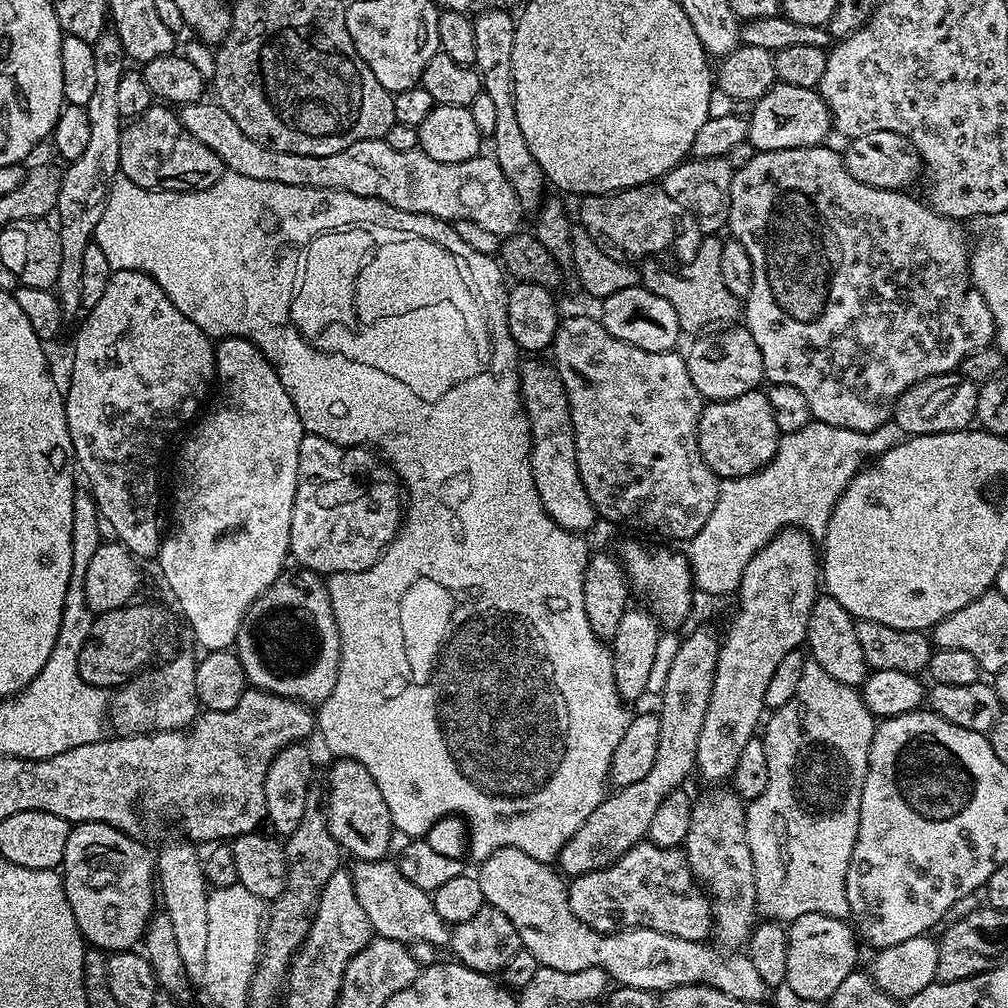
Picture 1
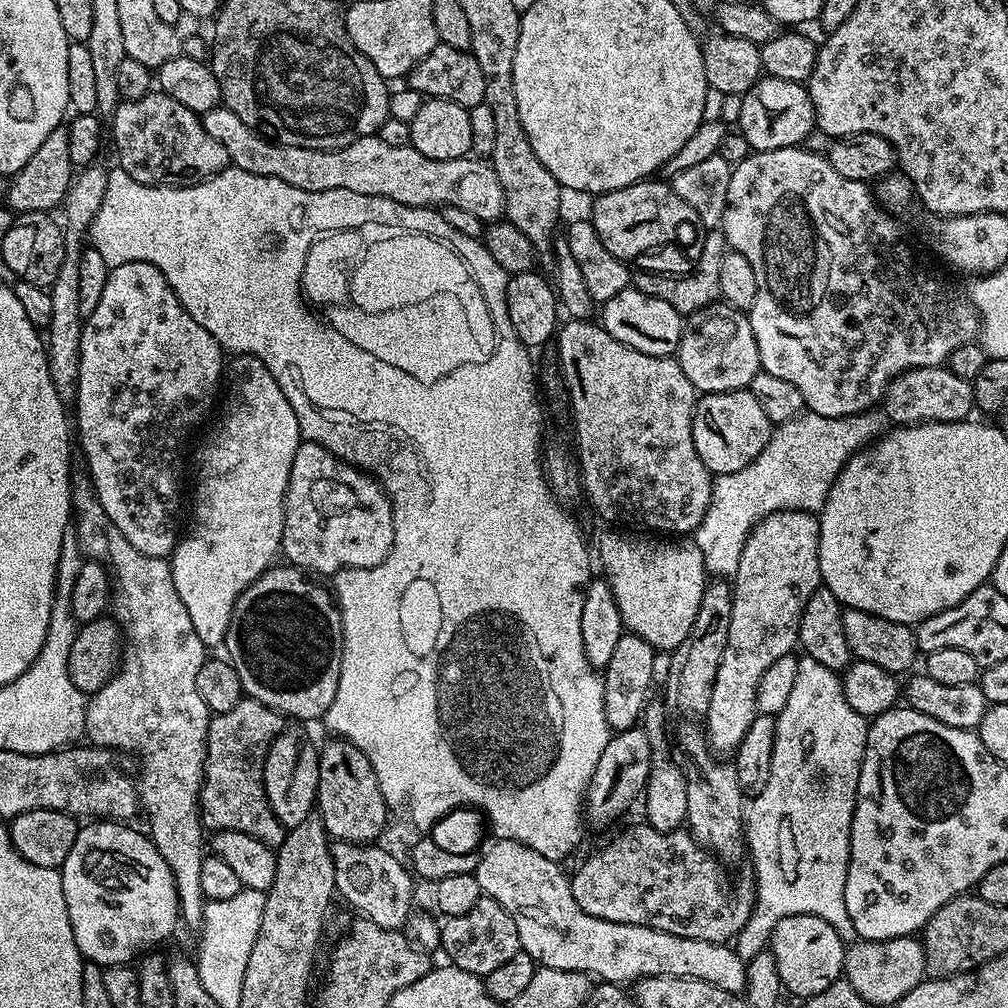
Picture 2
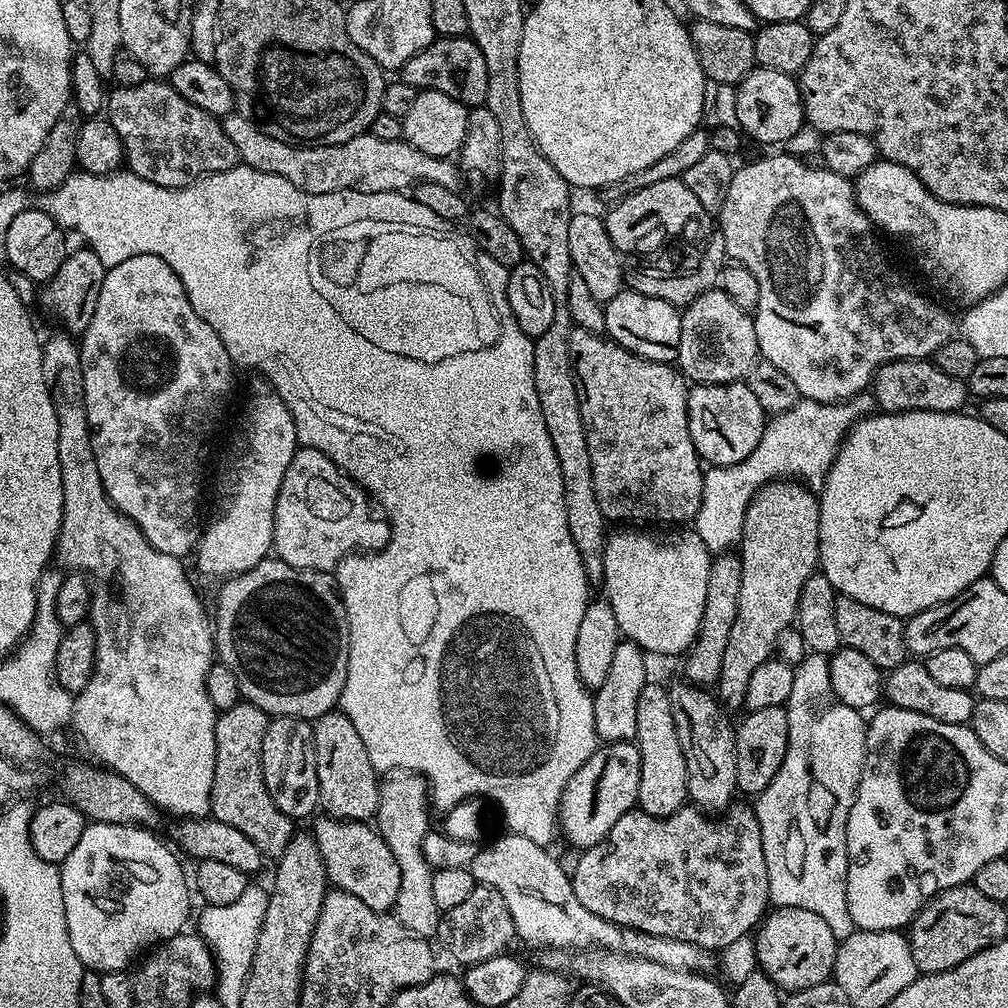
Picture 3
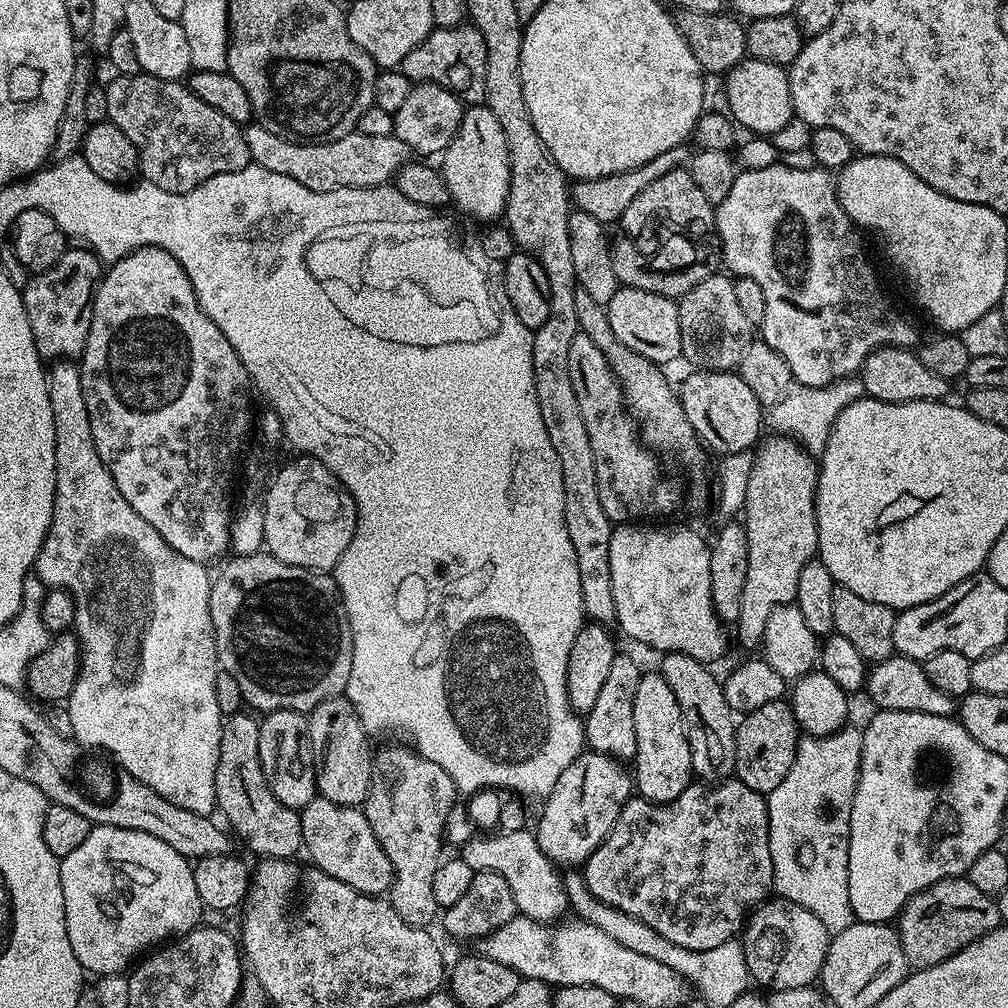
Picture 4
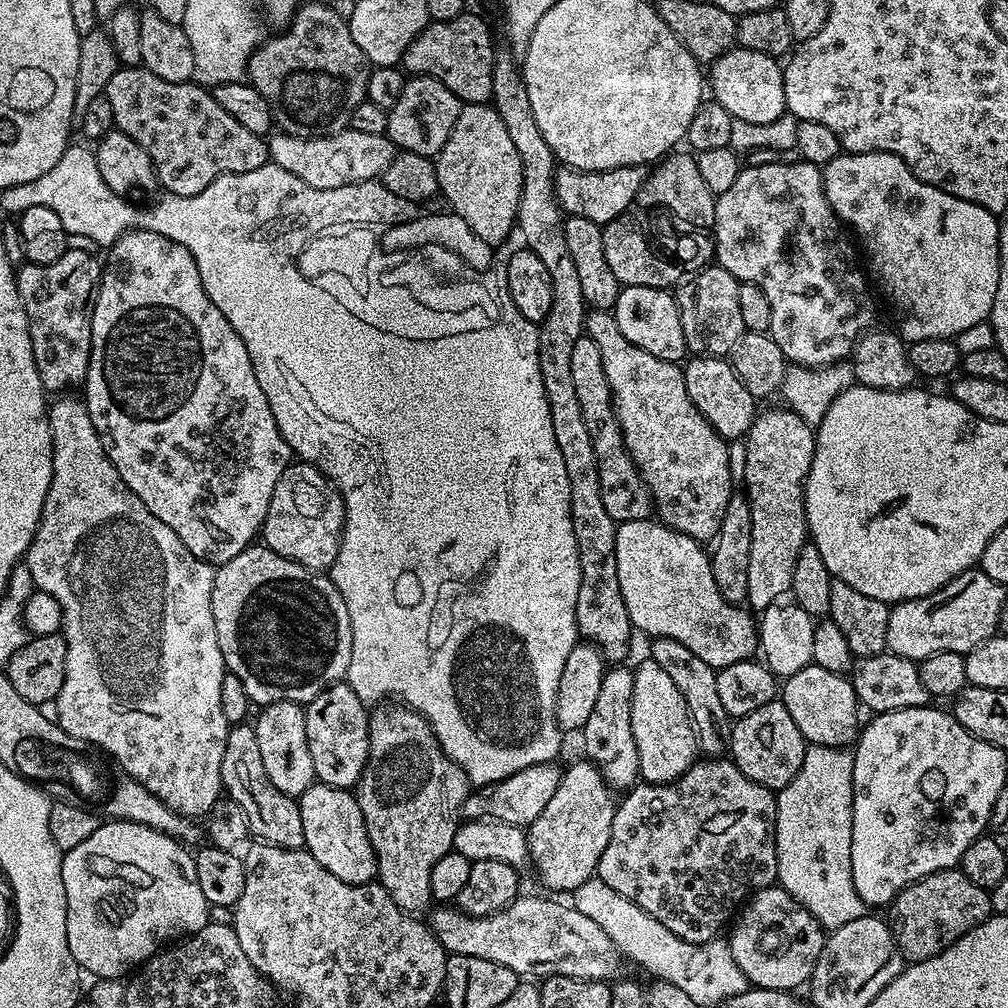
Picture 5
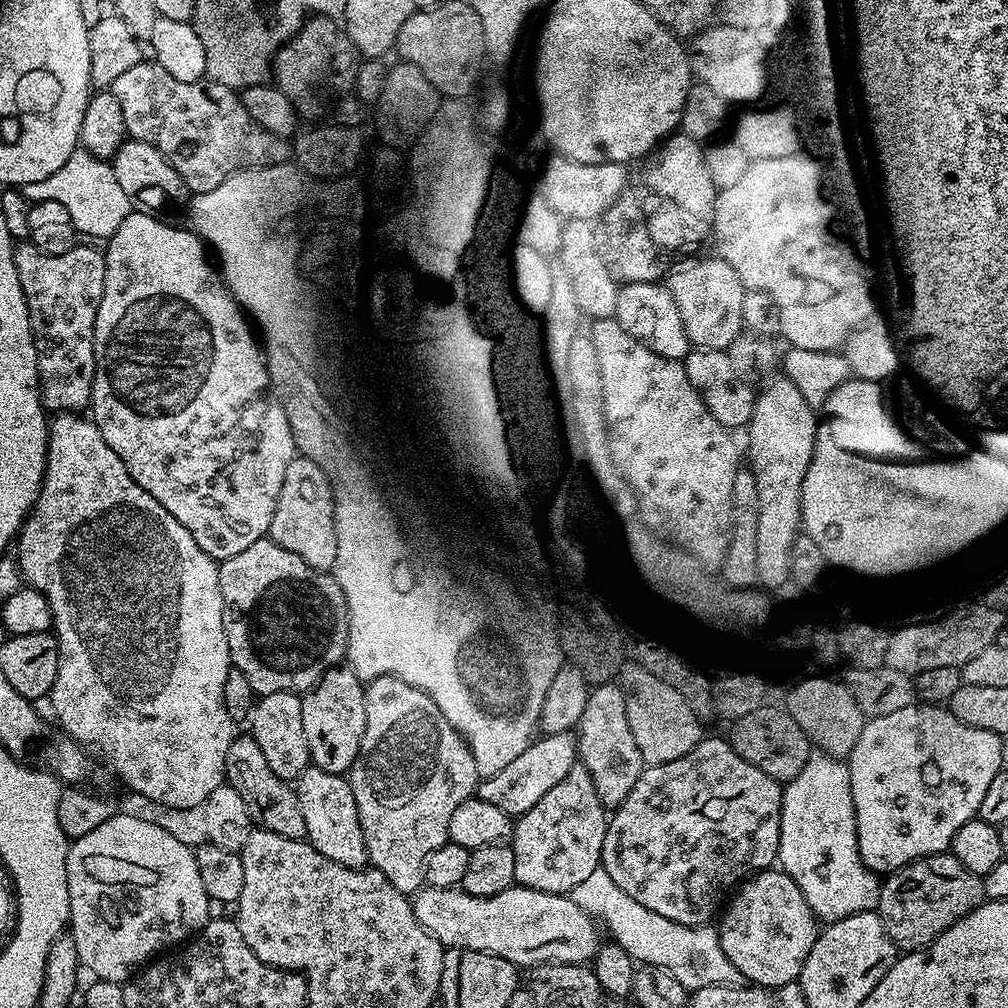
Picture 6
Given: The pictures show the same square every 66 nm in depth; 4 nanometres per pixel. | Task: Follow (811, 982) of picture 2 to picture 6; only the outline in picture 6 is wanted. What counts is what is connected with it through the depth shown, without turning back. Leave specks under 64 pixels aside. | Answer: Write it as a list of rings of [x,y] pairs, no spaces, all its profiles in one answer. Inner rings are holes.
[[[784,871],[757,872],[743,881],[727,901],[719,920],[722,954],[749,985],[777,990],[799,981],[806,954],[810,954],[818,935],[818,921],[802,890]]]

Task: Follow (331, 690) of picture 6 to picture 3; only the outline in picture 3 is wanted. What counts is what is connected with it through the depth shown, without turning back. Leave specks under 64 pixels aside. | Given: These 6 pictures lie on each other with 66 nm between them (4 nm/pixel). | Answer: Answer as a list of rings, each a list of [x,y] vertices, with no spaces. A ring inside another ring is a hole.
[[[339,710],[322,714],[312,724],[312,741],[314,762],[318,766],[320,802],[327,815],[338,820],[371,821],[378,810],[380,780],[362,738],[358,738],[358,730],[354,730],[354,722]]]

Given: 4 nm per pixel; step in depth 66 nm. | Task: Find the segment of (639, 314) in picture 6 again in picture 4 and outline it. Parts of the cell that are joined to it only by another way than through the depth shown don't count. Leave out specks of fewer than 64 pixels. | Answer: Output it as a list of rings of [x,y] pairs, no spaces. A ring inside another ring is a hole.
[[[623,286],[617,287],[614,298],[610,298],[606,305],[610,330],[614,330],[614,338],[618,338],[622,346],[630,346],[634,354],[661,366],[667,366],[671,360],[681,359],[682,330],[678,326],[679,309],[677,301],[662,294],[650,294],[650,290],[634,290]]]

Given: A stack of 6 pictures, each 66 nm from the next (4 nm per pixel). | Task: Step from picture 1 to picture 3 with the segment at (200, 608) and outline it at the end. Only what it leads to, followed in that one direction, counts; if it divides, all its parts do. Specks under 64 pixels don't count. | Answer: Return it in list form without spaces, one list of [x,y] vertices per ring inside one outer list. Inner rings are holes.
[[[271,387],[256,388],[244,412],[244,425],[232,452],[232,465],[224,476],[224,497],[220,513],[212,525],[203,529],[194,549],[196,568],[204,576],[227,578],[237,576],[258,562],[269,559],[273,551],[274,506],[286,466],[294,458],[298,447],[296,417],[290,414],[286,402]]]

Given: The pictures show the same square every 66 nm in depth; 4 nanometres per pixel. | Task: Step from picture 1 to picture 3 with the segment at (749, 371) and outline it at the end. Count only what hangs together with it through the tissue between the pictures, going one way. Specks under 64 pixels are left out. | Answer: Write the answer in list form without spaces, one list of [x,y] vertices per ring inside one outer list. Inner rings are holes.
[[[719,286],[706,290],[694,302],[680,313],[680,325],[682,326],[682,338],[678,342],[678,354],[675,363],[679,371],[692,384],[735,384],[747,377],[749,370],[758,363],[760,347],[756,337],[756,321],[747,312],[737,306]]]

